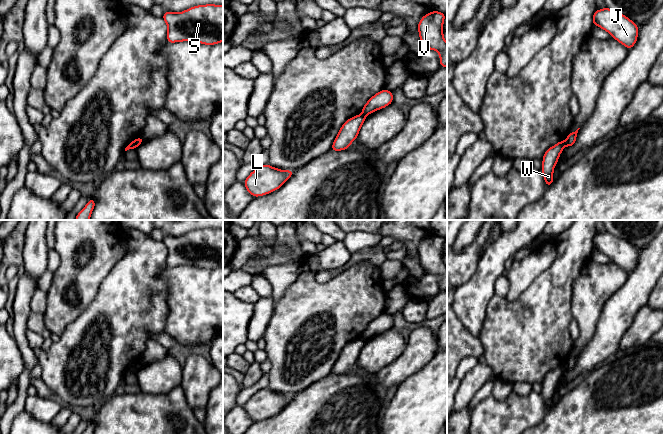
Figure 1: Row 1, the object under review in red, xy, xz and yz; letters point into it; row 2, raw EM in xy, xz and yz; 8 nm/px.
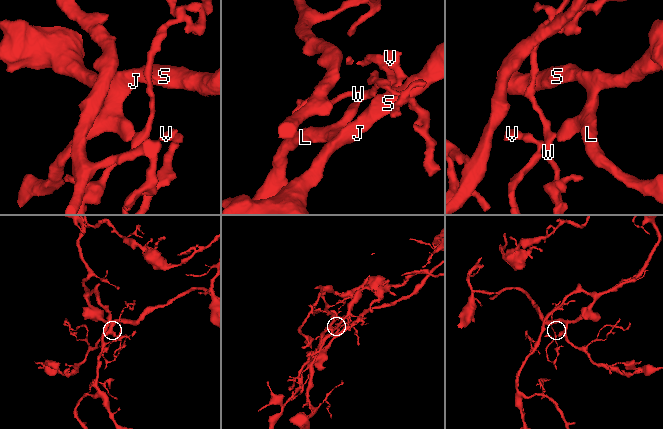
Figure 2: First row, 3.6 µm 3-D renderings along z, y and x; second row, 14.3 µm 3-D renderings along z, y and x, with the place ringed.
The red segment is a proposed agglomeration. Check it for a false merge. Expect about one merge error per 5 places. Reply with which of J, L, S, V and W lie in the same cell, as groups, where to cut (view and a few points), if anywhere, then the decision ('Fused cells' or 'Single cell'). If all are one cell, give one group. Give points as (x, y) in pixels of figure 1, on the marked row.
Groups: J L S / V W. Split along yz (565, 141), (566, 144). Fused cells

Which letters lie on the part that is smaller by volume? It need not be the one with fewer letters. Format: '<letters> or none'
V, W

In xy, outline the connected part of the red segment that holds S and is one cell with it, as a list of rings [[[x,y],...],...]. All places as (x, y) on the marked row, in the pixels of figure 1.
[[[198,5],[183,12],[165,11],[168,43],[193,41],[214,45],[223,41],[223,5]]]

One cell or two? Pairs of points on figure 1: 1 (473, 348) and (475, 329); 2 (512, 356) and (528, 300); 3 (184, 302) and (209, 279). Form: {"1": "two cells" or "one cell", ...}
{"1": "two cells", "2": "one cell", "3": "one cell"}

